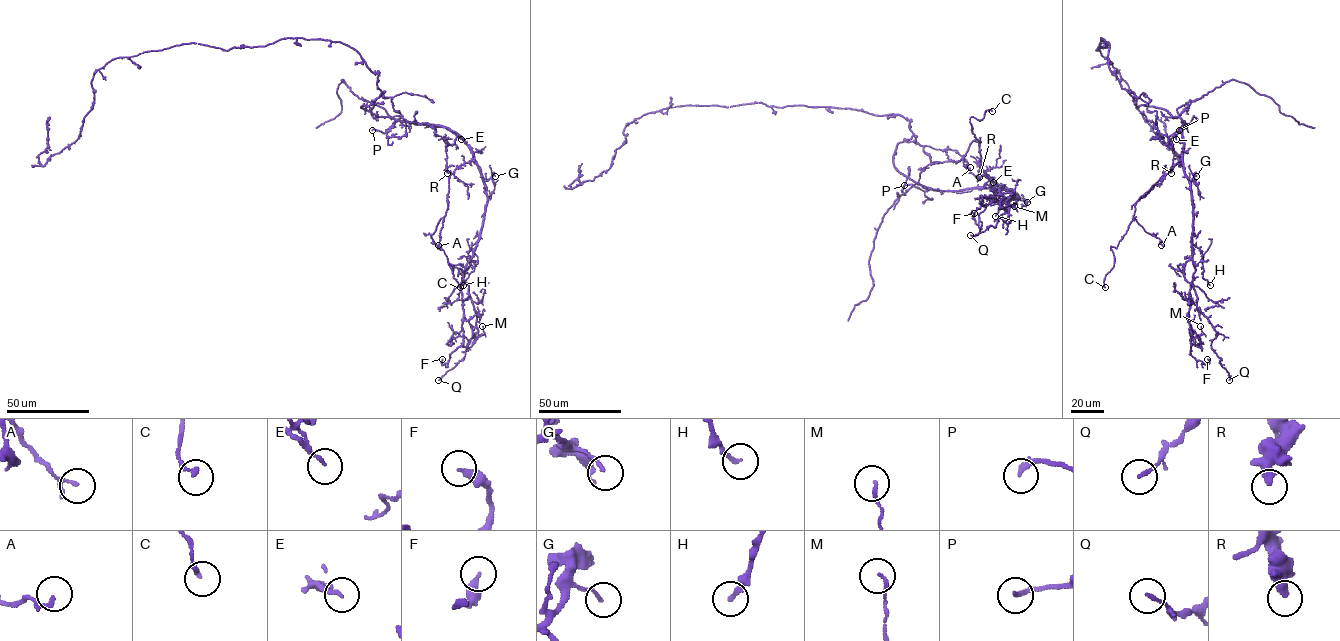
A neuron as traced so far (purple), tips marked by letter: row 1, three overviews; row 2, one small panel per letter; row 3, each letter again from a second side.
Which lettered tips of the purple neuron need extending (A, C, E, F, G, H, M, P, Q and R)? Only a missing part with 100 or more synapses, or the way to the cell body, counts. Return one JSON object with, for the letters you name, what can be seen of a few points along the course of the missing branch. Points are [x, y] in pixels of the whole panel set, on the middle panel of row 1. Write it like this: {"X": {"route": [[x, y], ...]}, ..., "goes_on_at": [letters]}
{"goes_on_at": []}

